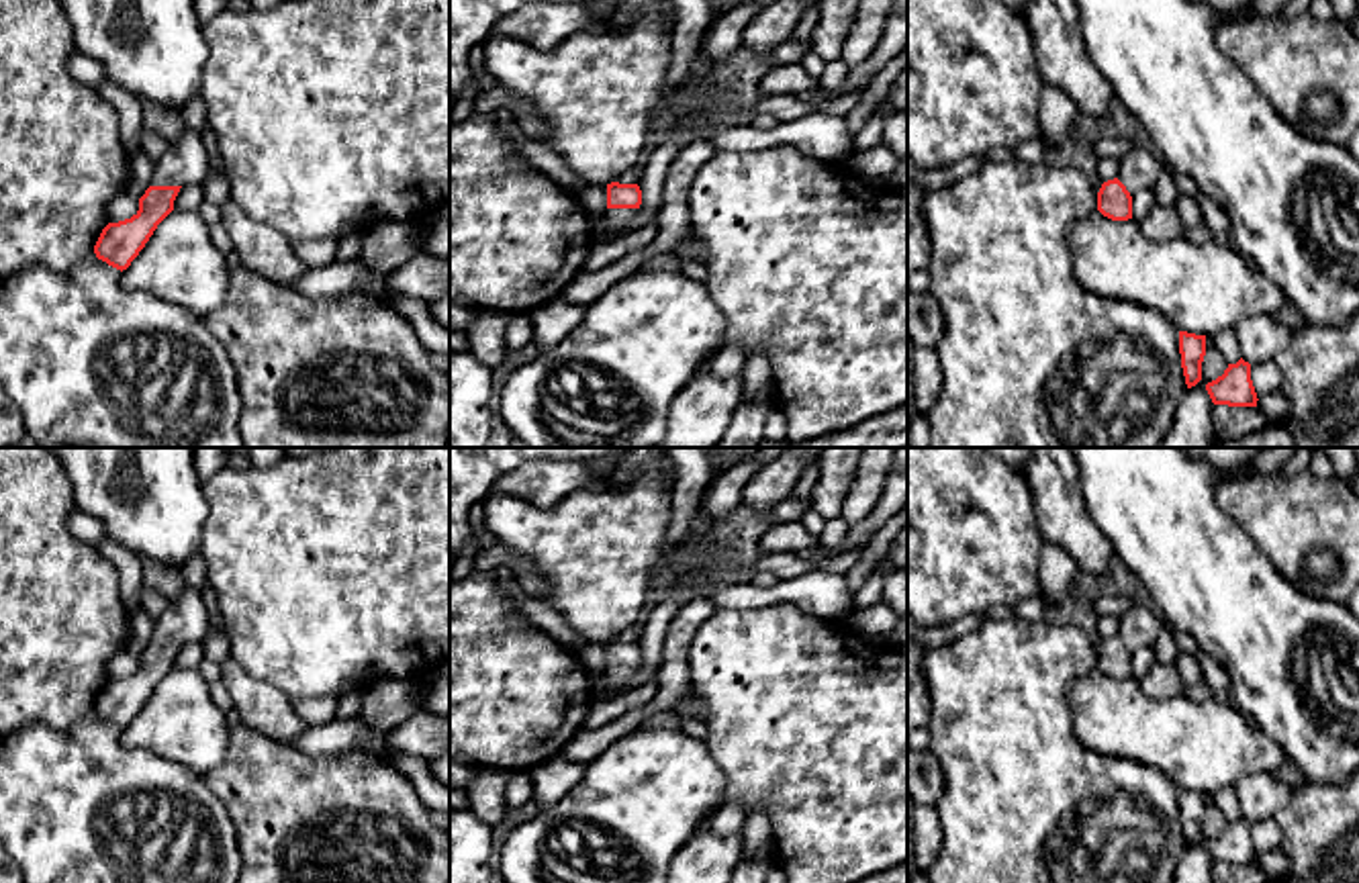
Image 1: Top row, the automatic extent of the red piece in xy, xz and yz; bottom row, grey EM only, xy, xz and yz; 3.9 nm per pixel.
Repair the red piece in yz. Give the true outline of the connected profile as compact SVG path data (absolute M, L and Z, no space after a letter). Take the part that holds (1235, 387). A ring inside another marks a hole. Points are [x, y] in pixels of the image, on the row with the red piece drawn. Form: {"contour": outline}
{"contour": "M1243 358L1228 364L1222 376L1206 384L1214 405L1257 407L1257 392L1251 380L1251 364Z"}

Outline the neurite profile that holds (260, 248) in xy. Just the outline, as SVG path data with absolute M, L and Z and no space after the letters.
M235 200L221 206L221 225L241 260L241 268L282 286L290 286L309 270L292 251L292 239L251 219Z

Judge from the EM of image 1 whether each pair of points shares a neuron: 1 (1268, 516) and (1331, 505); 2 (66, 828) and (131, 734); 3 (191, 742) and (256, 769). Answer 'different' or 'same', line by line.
1: same
2: different
3: different

